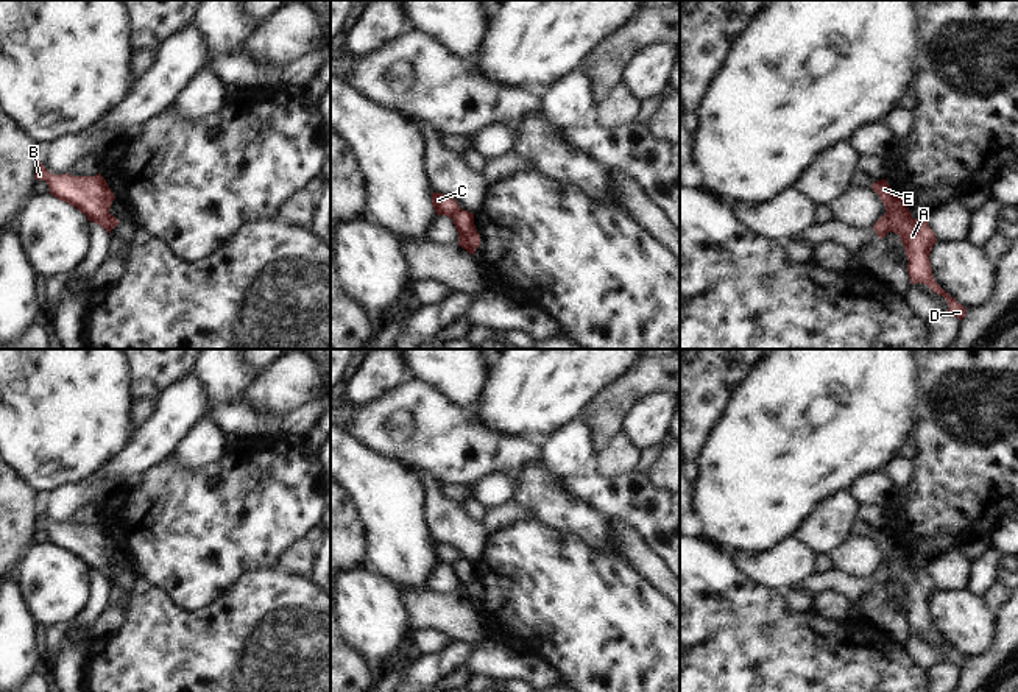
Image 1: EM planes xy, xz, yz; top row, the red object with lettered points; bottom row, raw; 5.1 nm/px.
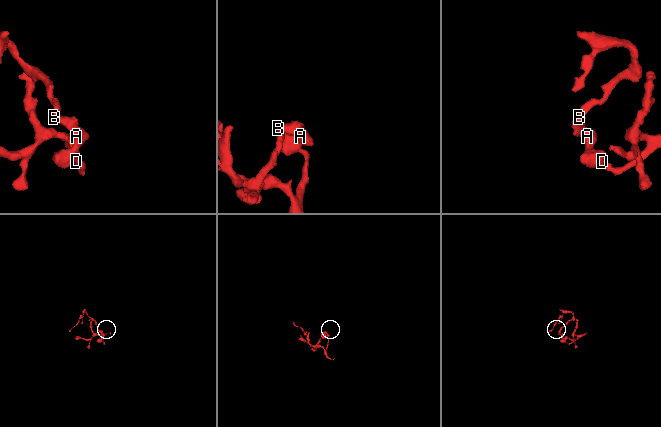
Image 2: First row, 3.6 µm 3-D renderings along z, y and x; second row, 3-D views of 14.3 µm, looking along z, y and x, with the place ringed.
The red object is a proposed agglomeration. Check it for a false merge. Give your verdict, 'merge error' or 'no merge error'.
merge error

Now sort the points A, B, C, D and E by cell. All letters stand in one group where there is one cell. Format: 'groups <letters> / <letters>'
groups A D / B C E

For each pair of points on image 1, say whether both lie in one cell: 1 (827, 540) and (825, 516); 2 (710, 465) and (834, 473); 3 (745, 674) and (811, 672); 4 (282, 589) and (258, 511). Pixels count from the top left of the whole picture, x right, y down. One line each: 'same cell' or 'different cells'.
1: same cell
2: same cell
3: same cell
4: different cells

